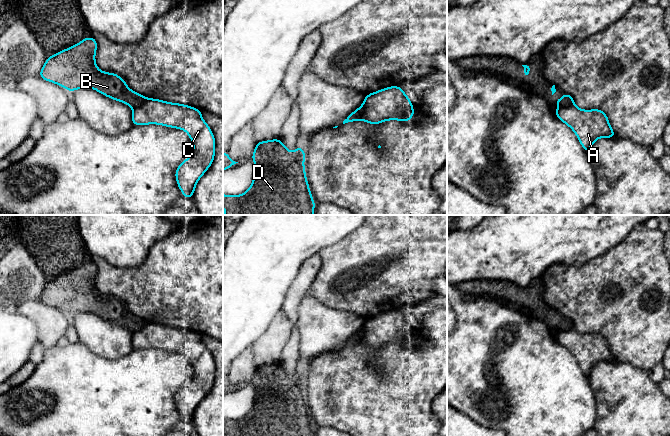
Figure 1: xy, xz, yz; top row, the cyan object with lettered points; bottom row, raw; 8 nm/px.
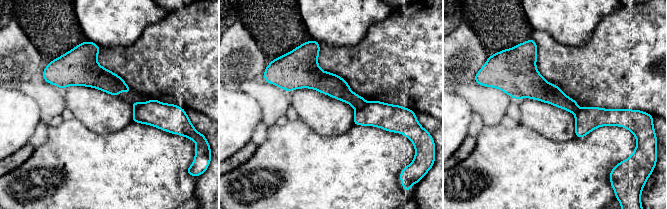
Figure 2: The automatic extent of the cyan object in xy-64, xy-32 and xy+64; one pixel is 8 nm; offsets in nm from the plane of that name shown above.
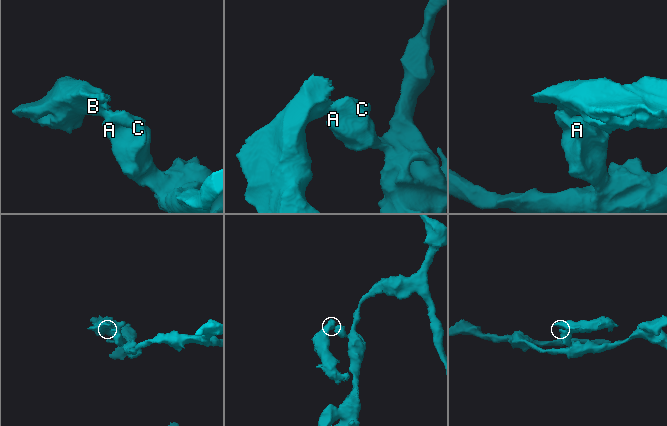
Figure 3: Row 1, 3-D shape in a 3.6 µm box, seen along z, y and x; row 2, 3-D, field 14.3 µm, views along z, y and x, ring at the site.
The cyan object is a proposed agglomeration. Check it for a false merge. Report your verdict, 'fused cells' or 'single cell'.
fused cells

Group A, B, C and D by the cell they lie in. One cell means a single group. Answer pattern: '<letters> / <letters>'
A C / B D

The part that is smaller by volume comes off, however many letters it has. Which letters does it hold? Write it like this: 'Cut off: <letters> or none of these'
Cut off: B, D

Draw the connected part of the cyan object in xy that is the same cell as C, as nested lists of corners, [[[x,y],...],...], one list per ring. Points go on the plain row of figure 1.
[[[148,322],[143,328],[133,333],[132,347],[133,349],[159,348],[186,355],[193,366],[193,376],[178,390],[175,401],[183,421],[192,422],[197,406],[210,391],[215,380],[215,361],[203,344],[201,334],[183,328]]]

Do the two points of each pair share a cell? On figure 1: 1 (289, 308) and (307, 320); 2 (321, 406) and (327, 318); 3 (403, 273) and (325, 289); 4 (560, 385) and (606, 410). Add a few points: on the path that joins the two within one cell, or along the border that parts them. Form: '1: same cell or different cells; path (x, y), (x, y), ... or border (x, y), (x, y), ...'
1: different cells; border (305, 293), (298, 304), (297, 320), (294, 326)
2: different cells; border (332, 351), (318, 355), (308, 368)
3: same cell; path (384, 273), (367, 287), (357, 290), (344, 300)
4: different cells; border (590, 383), (596, 402), (595, 425)

